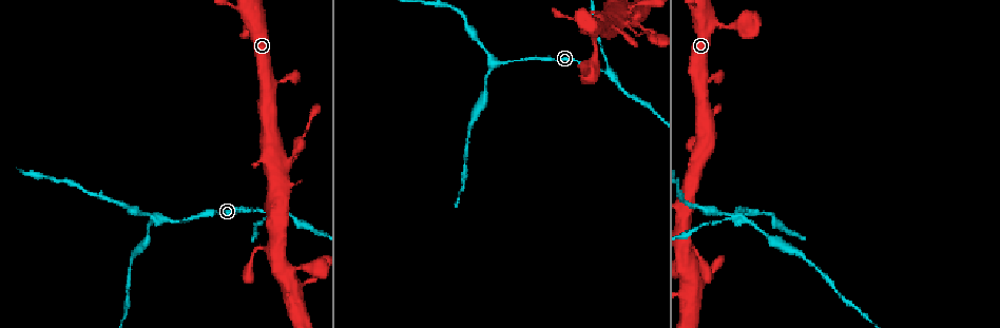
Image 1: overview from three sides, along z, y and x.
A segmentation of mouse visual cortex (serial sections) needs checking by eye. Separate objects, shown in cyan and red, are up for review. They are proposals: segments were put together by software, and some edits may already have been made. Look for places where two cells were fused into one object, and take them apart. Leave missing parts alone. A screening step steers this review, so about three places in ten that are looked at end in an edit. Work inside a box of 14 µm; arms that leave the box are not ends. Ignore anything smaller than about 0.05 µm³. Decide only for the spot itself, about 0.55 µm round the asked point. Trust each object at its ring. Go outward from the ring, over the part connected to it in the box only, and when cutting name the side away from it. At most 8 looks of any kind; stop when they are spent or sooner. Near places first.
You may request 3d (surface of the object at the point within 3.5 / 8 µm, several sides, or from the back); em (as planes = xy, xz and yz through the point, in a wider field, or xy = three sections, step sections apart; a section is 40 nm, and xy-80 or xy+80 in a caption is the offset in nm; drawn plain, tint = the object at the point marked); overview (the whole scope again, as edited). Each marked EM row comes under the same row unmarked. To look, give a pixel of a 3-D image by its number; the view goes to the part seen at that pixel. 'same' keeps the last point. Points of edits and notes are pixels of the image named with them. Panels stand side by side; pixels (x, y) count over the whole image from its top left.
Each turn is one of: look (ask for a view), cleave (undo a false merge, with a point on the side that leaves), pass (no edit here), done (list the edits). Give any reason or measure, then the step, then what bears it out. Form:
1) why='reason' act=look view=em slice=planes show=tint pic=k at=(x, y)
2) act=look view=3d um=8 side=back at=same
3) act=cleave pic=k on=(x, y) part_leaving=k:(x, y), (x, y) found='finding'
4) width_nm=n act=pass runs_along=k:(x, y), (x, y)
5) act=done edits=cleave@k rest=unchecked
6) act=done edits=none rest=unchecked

why='sudden change in width' act=look view=3d um=3.5 pic=1 at=(293, 157)

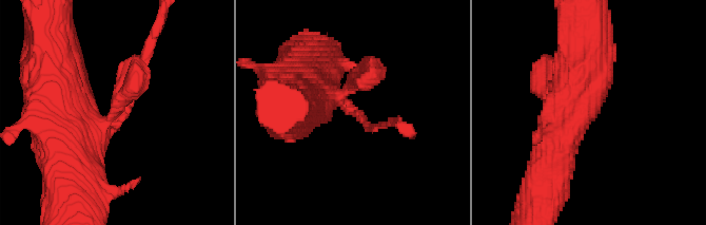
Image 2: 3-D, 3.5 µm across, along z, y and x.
arm_widths_nm=100,400 act=look view=em slice=xy step=5 show=tint pic=2 at=(361, 116)

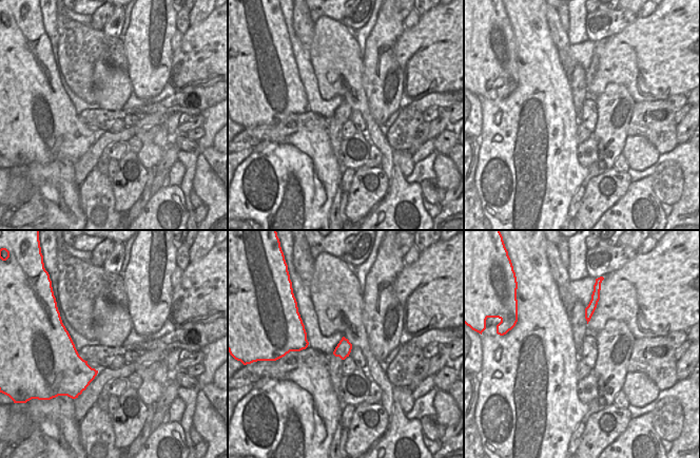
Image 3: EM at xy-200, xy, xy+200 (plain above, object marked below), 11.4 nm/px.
act=pass runs_along=2:(72, 117), (117, 124), (149, 49) found='one cell here'

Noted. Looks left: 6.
why='three arms meet' act=look view=3d um=3.5 pic=1 at=(605, 71)

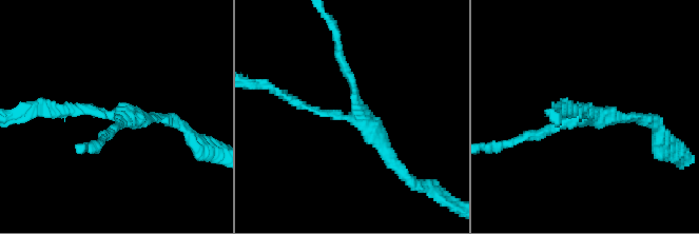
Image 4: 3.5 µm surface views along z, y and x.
arms=3 arm_widths_nm=150,150,200 why='need the tissue' act=look view=em slice=xy step=5 show=tint pic=4 at=(355, 116)

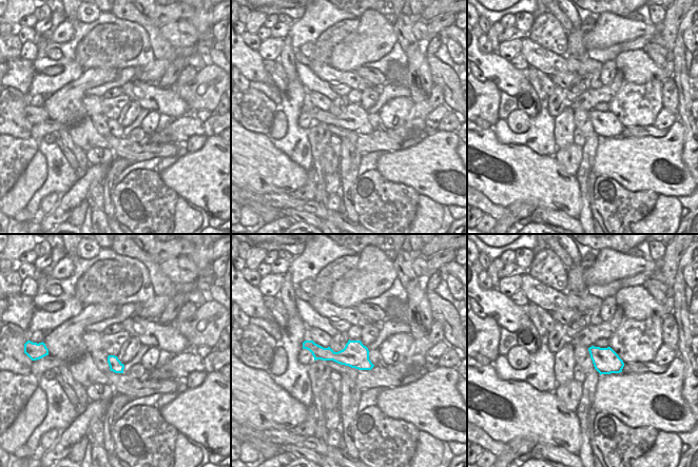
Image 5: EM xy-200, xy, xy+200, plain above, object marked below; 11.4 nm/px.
act=look view=em slice=planes show=tint at=same

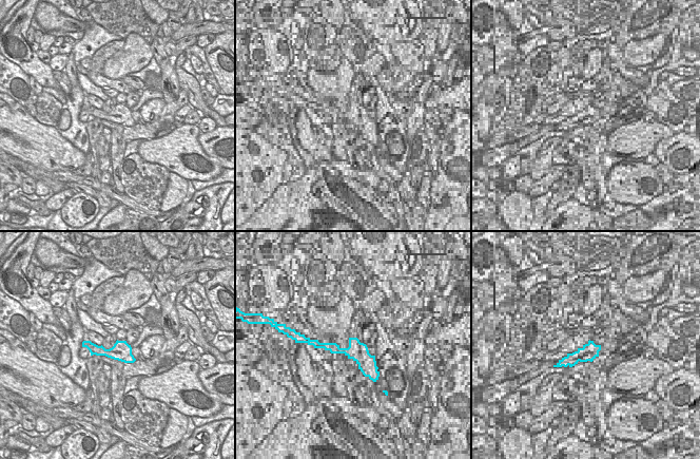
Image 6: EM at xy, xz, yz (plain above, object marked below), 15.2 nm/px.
act=pass runs_along=6:(84, 344), (131, 360) found='one cell here'

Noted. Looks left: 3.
why='arms part here' act=look view=3d um=3.5 pic=1 at=(741, 221)

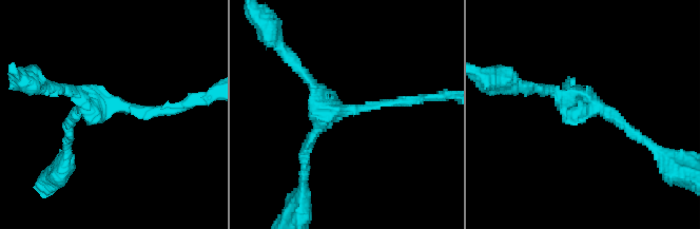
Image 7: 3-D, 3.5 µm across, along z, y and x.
act=look view=em slice=xy step=1 show=tint pic=7 at=(101, 105)

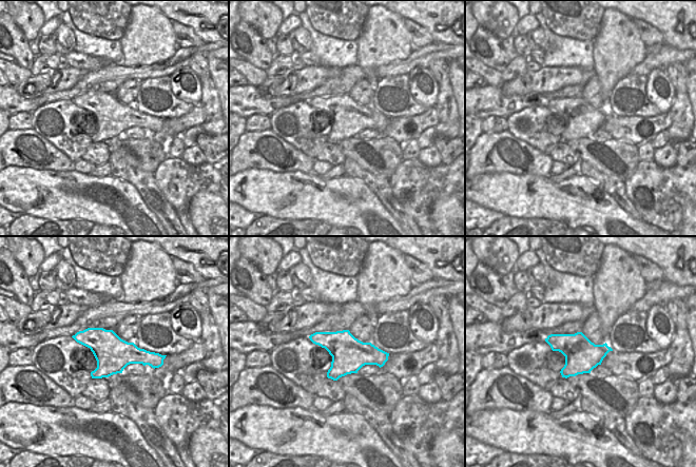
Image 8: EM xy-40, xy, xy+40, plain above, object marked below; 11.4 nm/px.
arms=3 act=pass runs_along=7:(403, 102), (335, 111), (306, 146), (306, 163) found='all the same cell'

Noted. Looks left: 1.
act=done edits=none rest=unchecked

